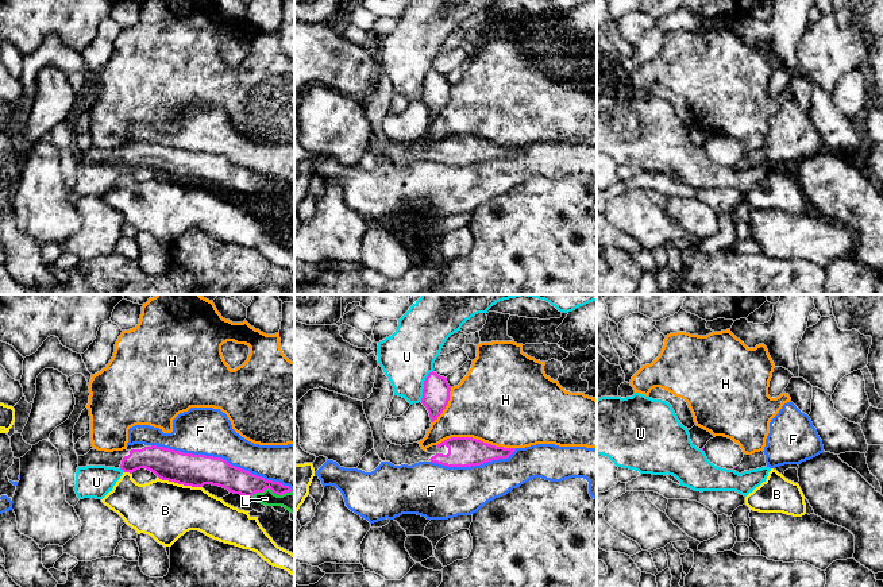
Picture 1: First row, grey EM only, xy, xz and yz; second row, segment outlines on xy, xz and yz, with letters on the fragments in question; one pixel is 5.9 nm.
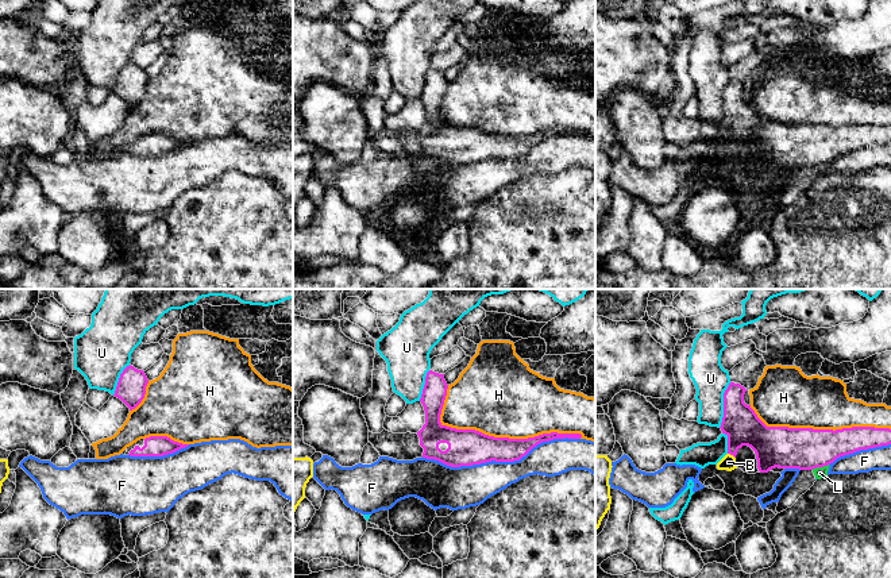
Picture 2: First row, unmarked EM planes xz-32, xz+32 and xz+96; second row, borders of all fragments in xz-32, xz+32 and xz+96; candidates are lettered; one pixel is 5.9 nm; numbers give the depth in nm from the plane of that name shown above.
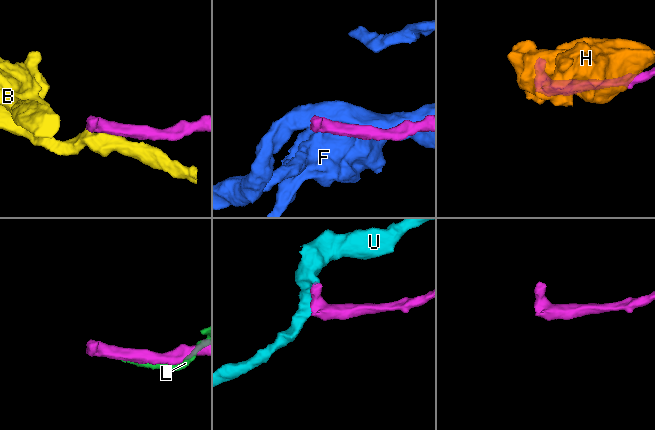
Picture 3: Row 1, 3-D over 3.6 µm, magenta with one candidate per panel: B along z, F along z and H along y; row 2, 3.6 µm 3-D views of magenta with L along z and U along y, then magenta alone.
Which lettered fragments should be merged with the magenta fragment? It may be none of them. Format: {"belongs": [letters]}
{"belongs": []}

